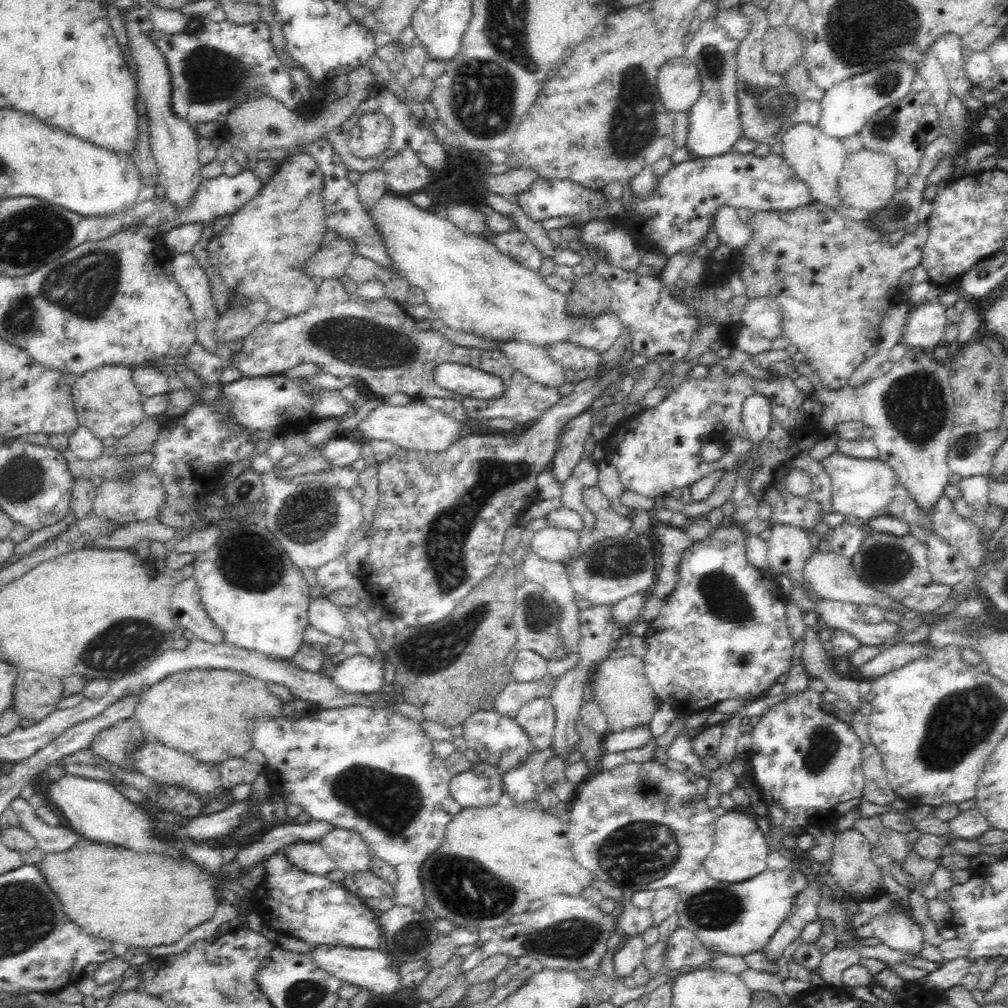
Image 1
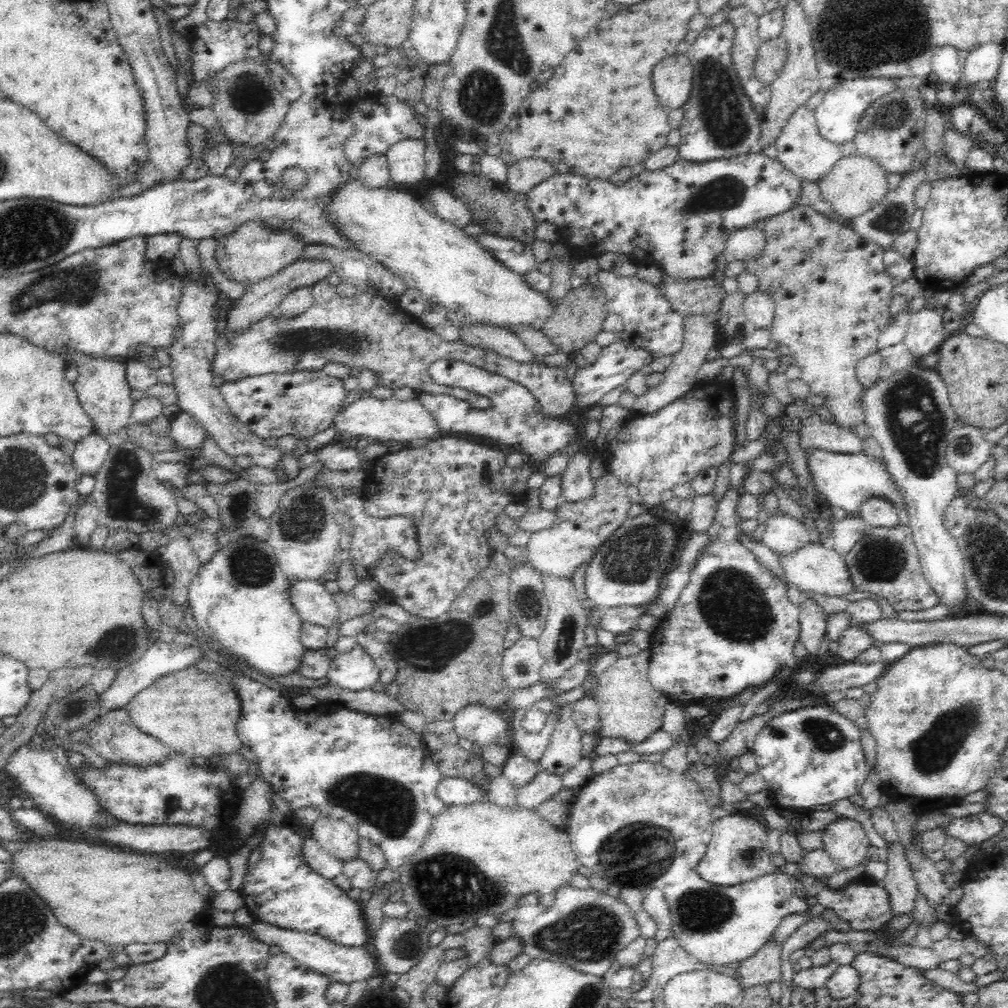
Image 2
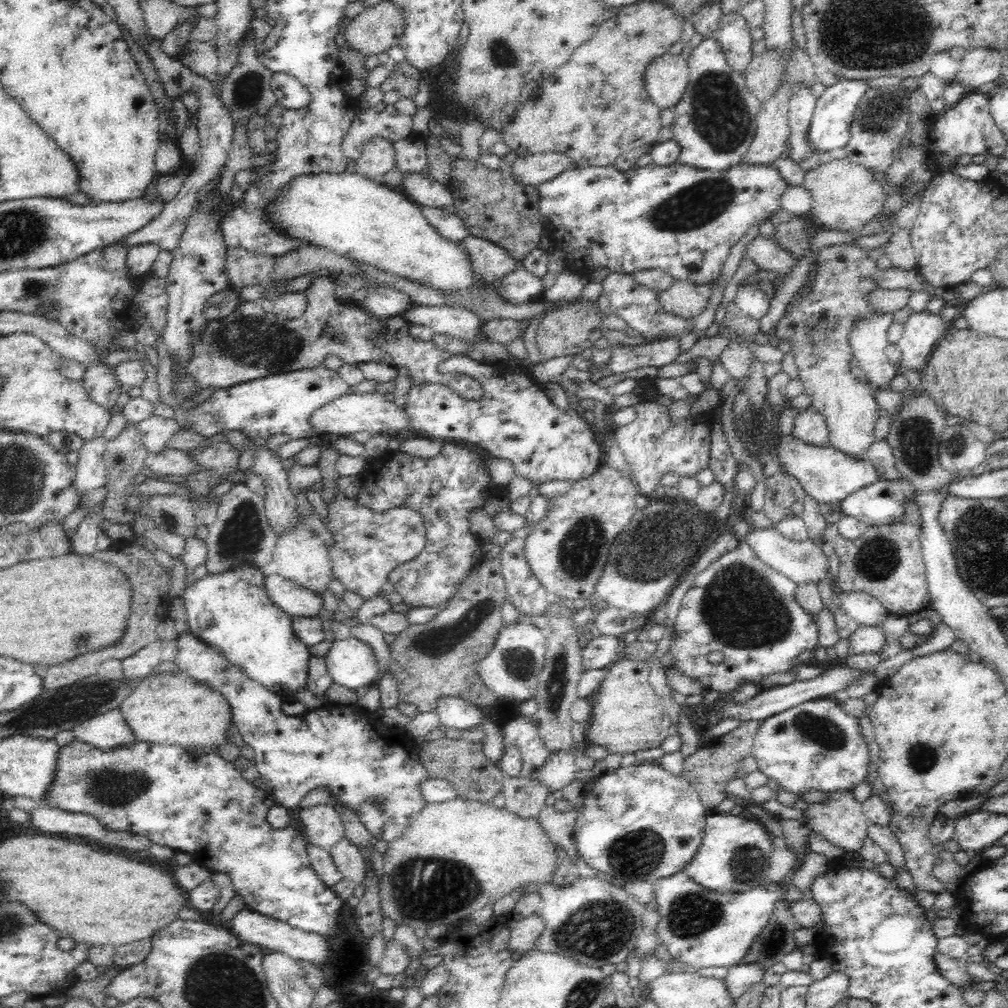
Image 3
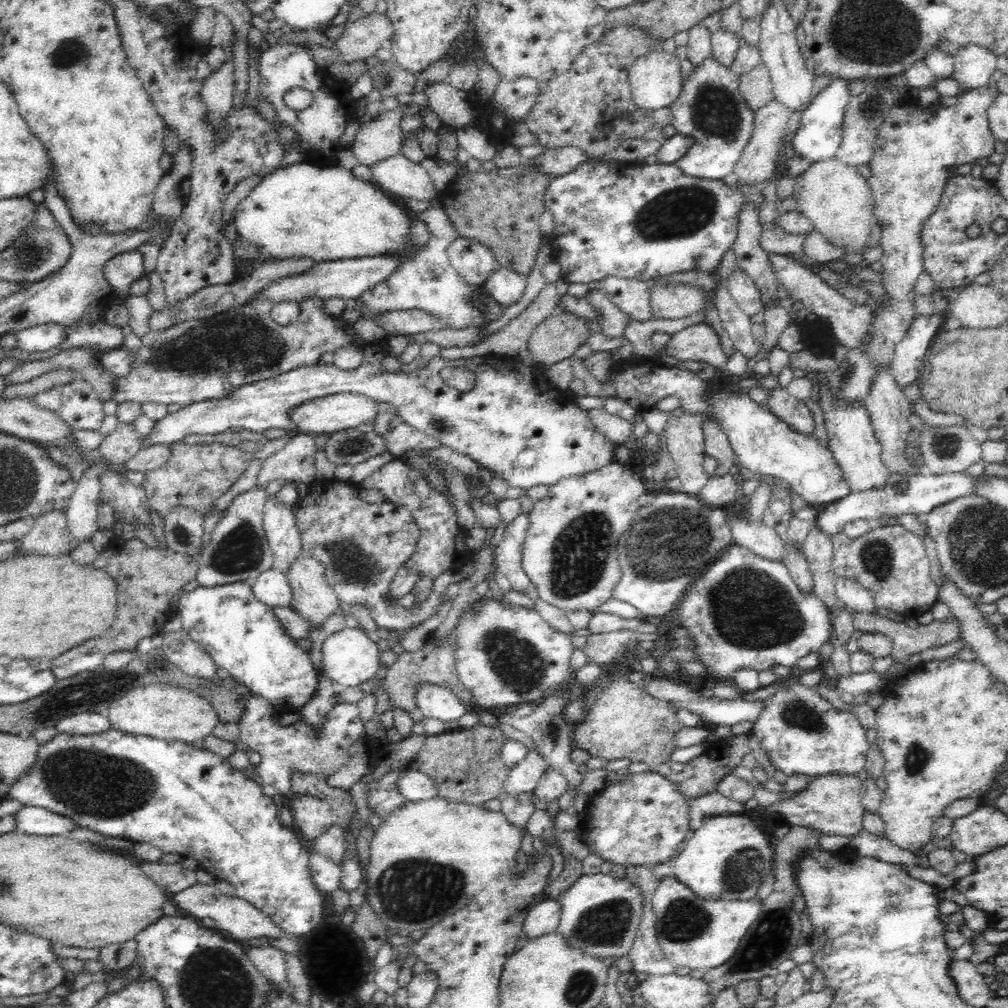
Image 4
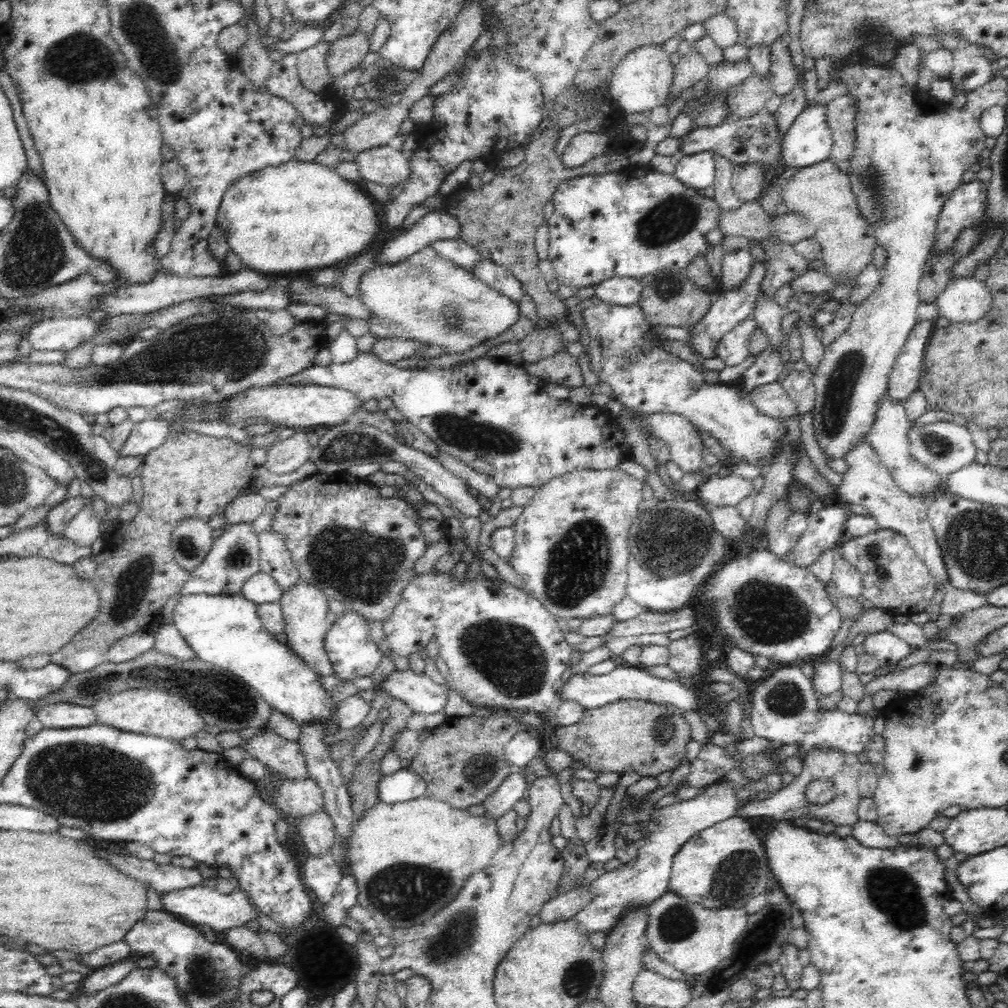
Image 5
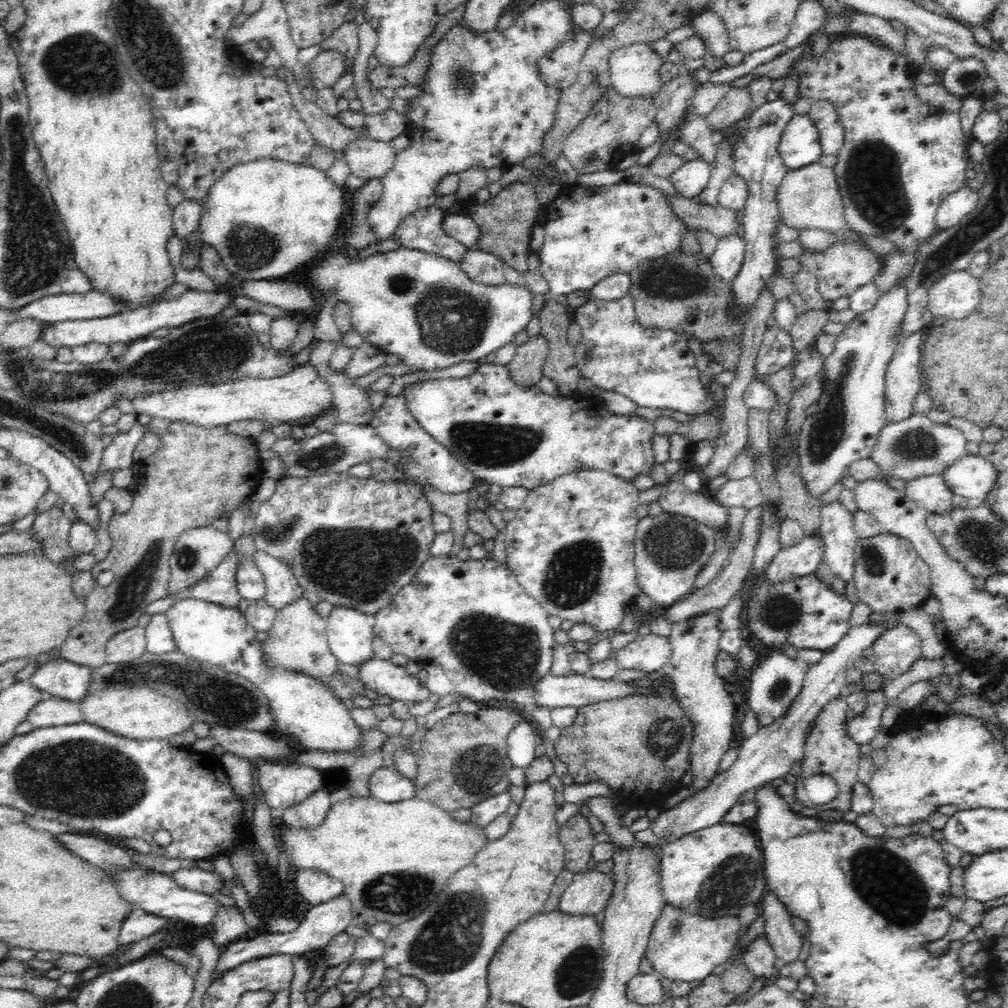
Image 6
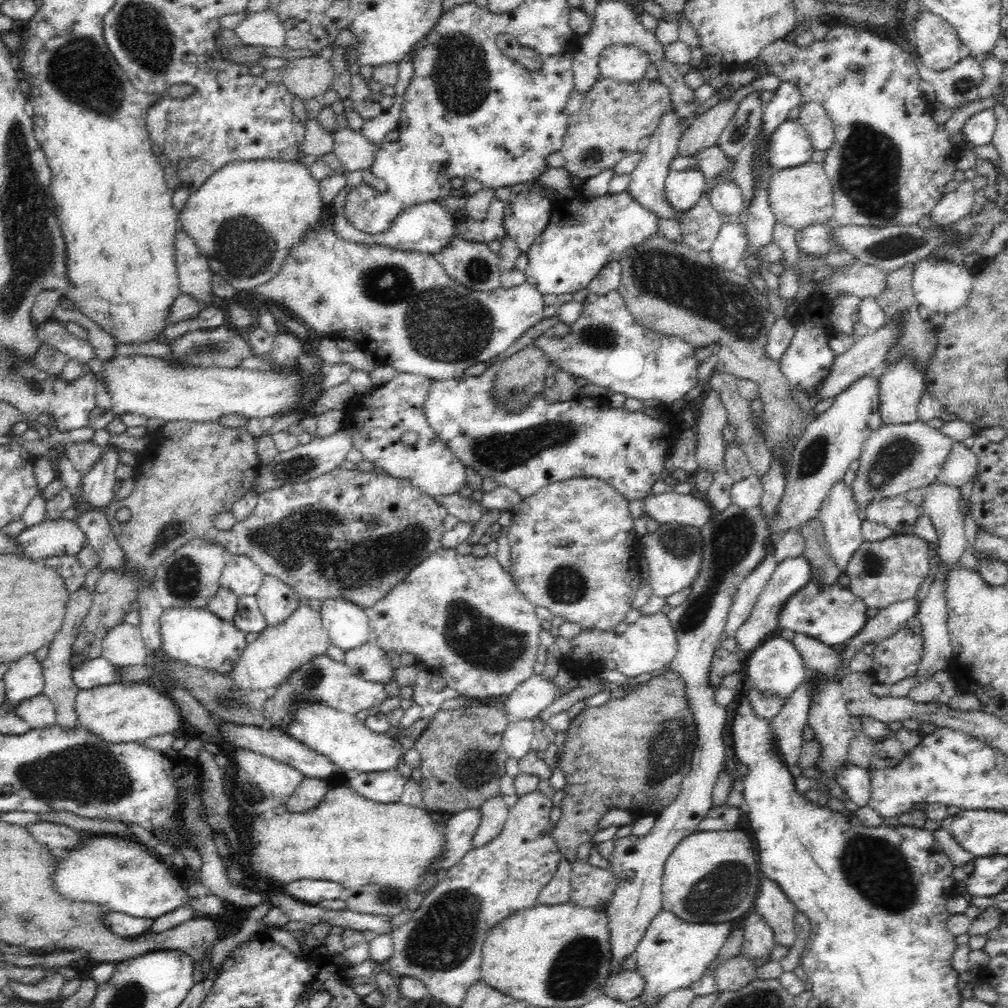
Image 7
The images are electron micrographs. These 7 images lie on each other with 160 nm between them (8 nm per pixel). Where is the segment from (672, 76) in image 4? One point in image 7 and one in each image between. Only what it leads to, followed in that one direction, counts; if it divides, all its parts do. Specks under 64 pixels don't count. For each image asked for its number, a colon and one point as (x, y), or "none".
5: (642, 80)
6: (635, 69)
7: (627, 64)

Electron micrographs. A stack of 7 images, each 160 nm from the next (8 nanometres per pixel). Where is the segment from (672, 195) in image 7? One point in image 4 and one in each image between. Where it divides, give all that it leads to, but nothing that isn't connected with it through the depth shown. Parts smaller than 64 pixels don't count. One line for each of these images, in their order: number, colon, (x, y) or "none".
4: (710, 109)
5: (697, 171)
6: (690, 179)

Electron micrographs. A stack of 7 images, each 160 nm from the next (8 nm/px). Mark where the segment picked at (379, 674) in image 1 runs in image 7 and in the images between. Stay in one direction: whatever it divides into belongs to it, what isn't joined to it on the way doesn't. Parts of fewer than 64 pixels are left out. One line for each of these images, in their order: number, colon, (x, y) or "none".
2: (355, 670)
3: (351, 663)
4: (350, 657)
5: (348, 643)
6: (350, 634)
7: (347, 624)

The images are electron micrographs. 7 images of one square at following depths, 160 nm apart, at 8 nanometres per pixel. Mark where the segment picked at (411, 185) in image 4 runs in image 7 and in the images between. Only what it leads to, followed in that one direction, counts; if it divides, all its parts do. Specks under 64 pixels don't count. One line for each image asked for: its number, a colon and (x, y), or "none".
5: (387, 165)
6: (367, 158)
7: (355, 152)

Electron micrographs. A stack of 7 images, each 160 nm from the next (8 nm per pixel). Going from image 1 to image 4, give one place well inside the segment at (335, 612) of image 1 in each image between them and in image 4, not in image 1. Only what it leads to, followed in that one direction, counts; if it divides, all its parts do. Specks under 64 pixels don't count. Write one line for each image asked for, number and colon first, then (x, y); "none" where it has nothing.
2: (314, 604)
3: (297, 601)
4: (271, 587)

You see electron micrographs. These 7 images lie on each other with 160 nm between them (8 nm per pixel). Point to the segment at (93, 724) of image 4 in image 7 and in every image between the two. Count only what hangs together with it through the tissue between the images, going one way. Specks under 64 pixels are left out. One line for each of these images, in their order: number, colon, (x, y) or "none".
5: (62, 714)
6: (46, 714)
7: (39, 712)

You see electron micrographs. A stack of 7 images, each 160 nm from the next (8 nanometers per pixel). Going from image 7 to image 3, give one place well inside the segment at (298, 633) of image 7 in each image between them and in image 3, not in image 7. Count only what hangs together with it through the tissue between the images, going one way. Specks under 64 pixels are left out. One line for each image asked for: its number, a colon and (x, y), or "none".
3: (301, 557)
4: (312, 597)
5: (304, 607)
6: (297, 641)

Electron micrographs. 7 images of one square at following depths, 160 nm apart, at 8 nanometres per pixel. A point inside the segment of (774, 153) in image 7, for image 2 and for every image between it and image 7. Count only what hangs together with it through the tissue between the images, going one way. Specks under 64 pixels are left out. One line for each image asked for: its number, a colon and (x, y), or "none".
2: (838, 115)
3: (829, 128)
4: (819, 135)
5: (809, 140)
6: (799, 146)

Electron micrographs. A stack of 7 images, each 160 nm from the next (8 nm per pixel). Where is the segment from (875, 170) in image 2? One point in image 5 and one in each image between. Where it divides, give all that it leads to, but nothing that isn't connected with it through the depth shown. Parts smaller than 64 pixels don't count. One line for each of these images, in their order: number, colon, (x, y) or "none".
3: (846, 196)
4: (835, 197)
5: (821, 192)

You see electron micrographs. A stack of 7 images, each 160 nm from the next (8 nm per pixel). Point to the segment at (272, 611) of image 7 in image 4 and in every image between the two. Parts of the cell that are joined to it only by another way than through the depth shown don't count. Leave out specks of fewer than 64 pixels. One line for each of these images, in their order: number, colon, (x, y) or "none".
4: (279, 522)
5: (275, 559)
6: (283, 588)

